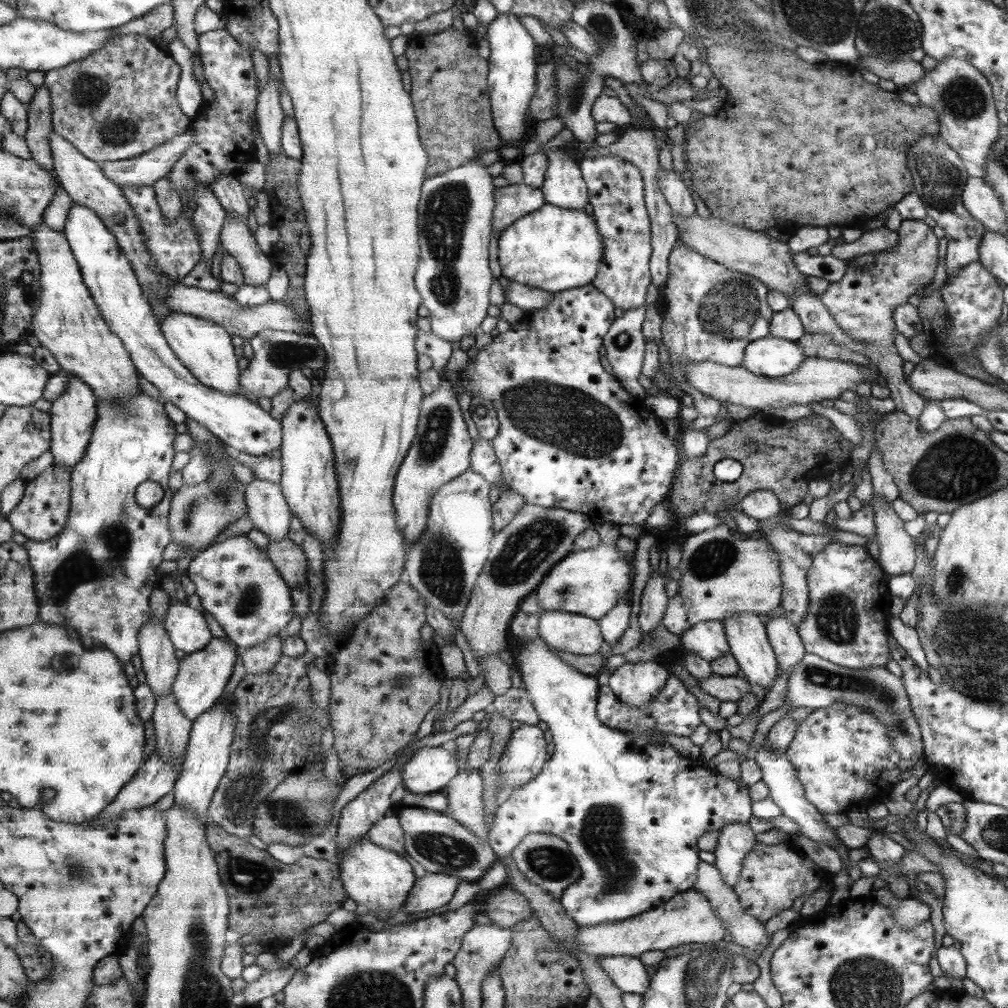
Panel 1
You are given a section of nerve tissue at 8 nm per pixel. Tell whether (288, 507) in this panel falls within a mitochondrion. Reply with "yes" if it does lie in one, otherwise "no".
no

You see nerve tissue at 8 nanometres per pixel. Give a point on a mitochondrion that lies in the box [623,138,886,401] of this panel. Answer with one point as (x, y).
(729, 309)

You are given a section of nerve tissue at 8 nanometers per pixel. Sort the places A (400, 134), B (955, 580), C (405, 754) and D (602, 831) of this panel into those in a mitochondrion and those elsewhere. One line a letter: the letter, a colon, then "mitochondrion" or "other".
A: other
B: mitochondrion
C: other
D: mitochondrion

